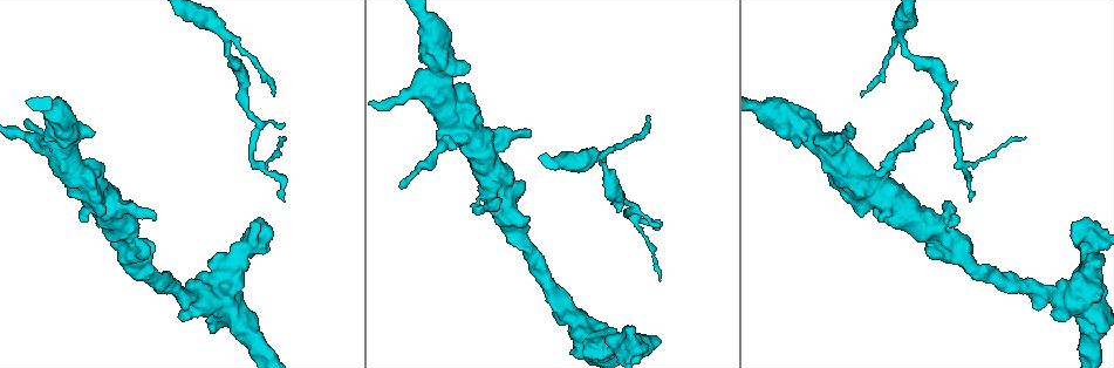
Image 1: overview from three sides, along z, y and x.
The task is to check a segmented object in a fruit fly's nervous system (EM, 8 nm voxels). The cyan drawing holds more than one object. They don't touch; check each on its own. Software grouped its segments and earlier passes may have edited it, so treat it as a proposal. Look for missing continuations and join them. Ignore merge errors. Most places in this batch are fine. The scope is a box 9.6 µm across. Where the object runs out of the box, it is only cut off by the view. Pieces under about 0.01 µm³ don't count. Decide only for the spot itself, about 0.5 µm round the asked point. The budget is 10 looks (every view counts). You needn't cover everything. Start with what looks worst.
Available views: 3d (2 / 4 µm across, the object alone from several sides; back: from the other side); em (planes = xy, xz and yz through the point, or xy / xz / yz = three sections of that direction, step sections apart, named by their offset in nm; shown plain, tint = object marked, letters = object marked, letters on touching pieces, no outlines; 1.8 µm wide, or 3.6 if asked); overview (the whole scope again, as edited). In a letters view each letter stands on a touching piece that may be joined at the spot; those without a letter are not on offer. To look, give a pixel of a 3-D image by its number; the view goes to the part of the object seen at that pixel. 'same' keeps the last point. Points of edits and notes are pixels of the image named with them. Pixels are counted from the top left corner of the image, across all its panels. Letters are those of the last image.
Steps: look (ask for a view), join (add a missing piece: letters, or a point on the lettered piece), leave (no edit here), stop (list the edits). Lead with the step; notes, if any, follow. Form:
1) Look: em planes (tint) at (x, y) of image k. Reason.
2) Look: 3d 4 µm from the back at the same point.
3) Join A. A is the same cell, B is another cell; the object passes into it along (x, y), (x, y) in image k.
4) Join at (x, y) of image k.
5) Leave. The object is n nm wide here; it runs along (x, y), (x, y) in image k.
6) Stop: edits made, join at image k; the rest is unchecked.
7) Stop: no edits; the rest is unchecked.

Look: em xz step 16 (tint) at (648, 116) of image 1. Free end.

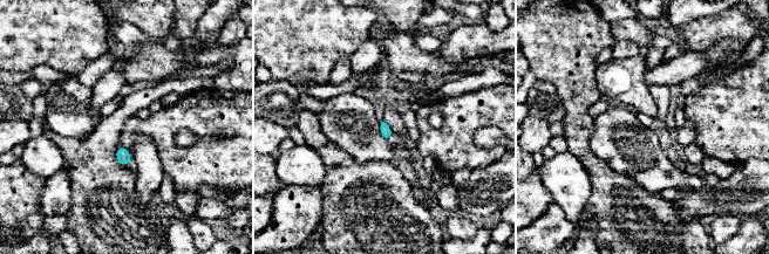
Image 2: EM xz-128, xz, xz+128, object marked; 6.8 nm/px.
Look: em xy step 8 (letters) at the same point. Another direction.

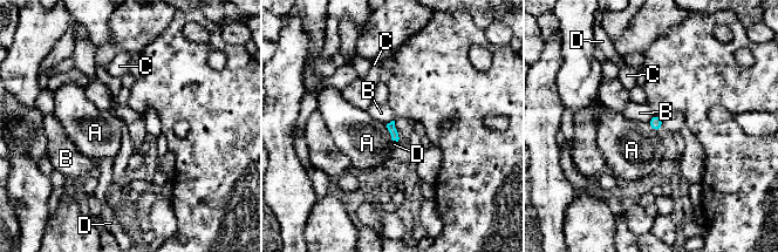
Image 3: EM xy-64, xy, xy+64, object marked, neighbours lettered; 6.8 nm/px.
Leave. A, B, C and D are other cells; a border runs along (386, 124), (393, 140) in image 3; none of them fits.

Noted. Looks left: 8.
Look: em 3.6 µm yz step 4 (tint) at (225, 39) of image 1. Branch point.

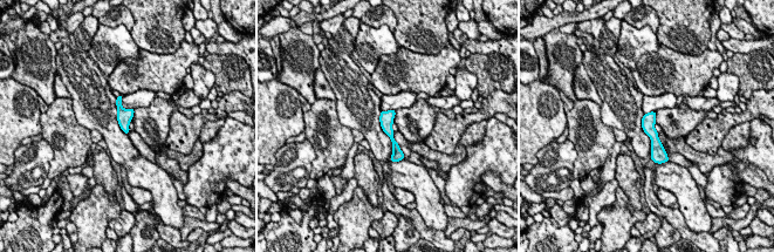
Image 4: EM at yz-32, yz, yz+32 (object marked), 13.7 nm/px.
Look: em 3.6 µm planes (letters) at the same point. Cut it another way.

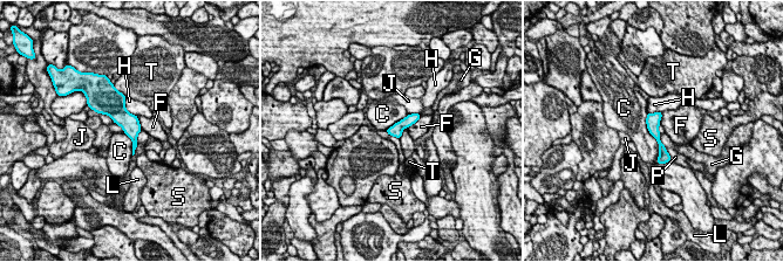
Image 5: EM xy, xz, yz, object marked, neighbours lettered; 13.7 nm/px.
Leave. The object is 170 nm wide here; C, F, G, H, J, L, P, S and T are other cells; it runs along (649, 116), (661, 145), (662, 160) in image 5; none of them fits.

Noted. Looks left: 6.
Look: em planes (letters) at (1024, 137) of image 1. Branch stops here.

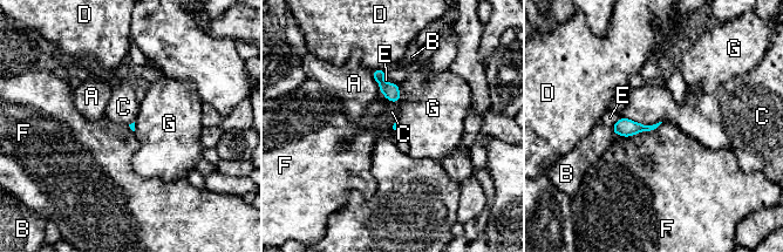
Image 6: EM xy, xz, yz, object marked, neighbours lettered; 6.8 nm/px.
Leave. A, B, C, D, E, F and G are other cells; a border runs along (621, 116), (645, 124), (661, 122) in image 6; none of them fits.

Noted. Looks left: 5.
Look: em 3.6 µm yz step 16 (tint) at (928, 228) of image 1. Abrupt turn.

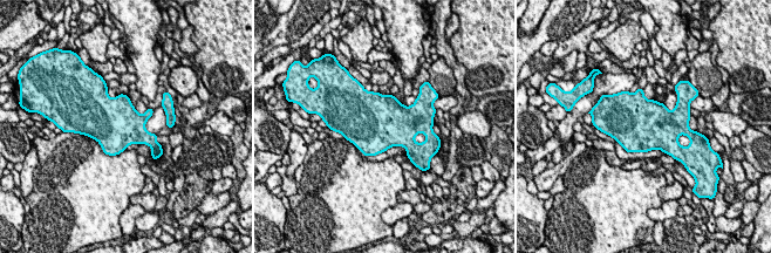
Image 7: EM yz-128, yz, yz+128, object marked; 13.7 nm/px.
Look: em 3.6 µm planes (letters) at the same point. Cut it another way.

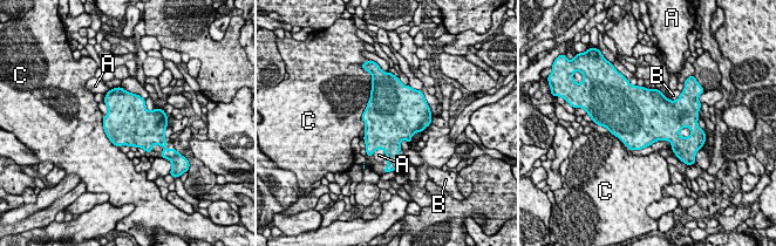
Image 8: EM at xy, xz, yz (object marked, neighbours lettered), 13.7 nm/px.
Leave. A, B and C are other cells; a border runs along (372, 87), (362, 114), (363, 127) in image 8; none of them fits.

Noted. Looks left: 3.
Stop: no edits; the rest is unchecked.

